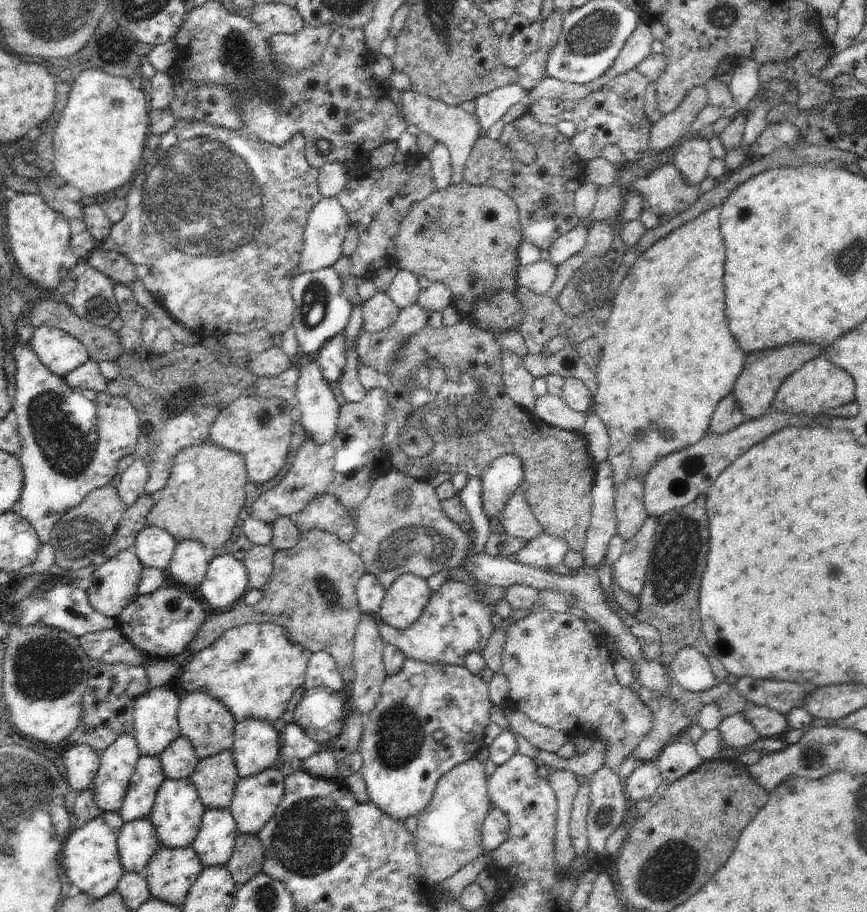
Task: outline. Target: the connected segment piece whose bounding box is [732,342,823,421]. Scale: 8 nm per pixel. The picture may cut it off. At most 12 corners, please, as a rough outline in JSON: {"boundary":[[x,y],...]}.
{"boundary":[[794,342],[753,352],[732,394],[746,421],[771,409],[780,385],[822,355]]}

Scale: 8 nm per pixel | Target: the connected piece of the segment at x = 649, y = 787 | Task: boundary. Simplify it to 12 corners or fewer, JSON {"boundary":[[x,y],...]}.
{"boundary":[[655,761],[632,770],[624,782],[630,804],[650,798],[663,778]]}

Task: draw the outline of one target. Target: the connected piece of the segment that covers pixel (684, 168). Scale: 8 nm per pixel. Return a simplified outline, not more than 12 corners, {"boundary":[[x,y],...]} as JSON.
{"boundary":[[692,138],[674,152],[688,186],[707,177],[714,158],[708,141]]}

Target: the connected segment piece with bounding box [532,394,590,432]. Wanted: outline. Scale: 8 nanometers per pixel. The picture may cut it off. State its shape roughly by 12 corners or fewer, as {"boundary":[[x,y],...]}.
{"boundary":[[561,396],[536,398],[532,412],[548,426],[584,428],[589,411],[572,410]]}

